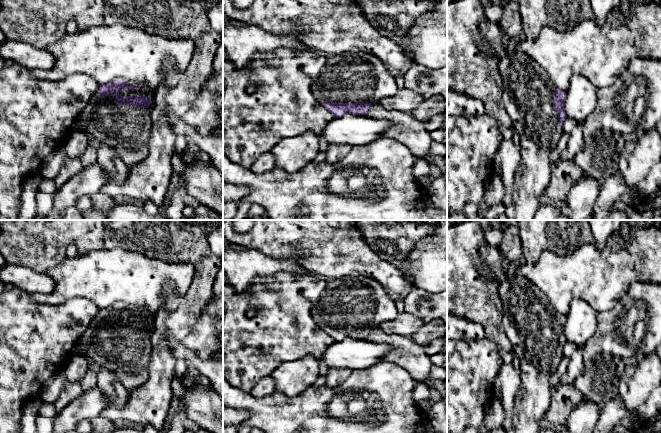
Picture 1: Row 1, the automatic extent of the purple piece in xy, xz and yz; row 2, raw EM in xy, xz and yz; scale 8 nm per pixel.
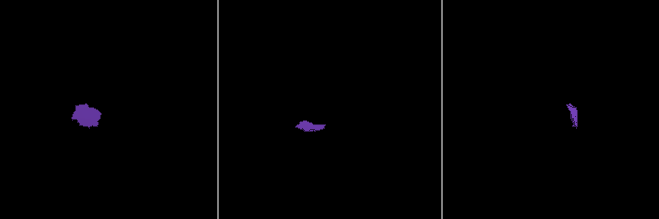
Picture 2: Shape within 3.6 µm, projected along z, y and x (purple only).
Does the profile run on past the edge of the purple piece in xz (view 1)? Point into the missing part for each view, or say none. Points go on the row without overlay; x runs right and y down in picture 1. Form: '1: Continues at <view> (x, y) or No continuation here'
1: Continues at xz (361, 301)

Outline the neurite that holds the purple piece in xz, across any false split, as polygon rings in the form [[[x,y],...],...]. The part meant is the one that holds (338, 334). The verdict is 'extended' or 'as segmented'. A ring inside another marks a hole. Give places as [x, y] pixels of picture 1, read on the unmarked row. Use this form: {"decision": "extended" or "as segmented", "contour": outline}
{"decision": "extended", "contour": [[[358,275],[335,279],[327,283],[320,298],[311,307],[314,322],[333,339],[334,342],[346,338],[365,339],[373,327],[393,320],[398,311],[387,290],[373,277]]]}

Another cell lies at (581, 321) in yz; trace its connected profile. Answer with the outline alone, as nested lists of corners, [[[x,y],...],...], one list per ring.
[[[573,299],[564,326],[567,341],[583,348],[596,330],[597,312],[584,300]]]

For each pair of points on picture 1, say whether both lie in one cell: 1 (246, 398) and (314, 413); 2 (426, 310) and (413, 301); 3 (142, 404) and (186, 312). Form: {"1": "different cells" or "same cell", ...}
{"1": "same cell", "2": "same cell", "3": "same cell"}

